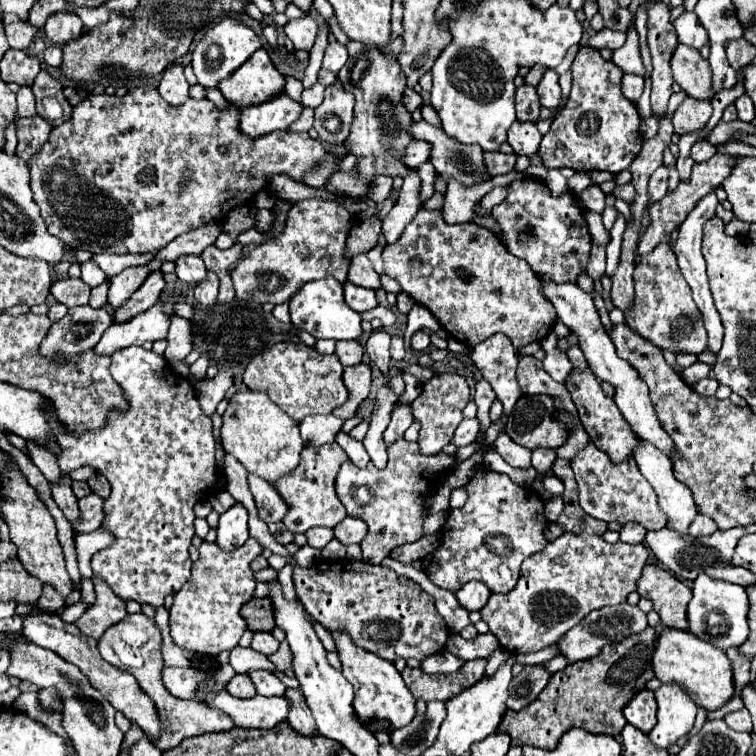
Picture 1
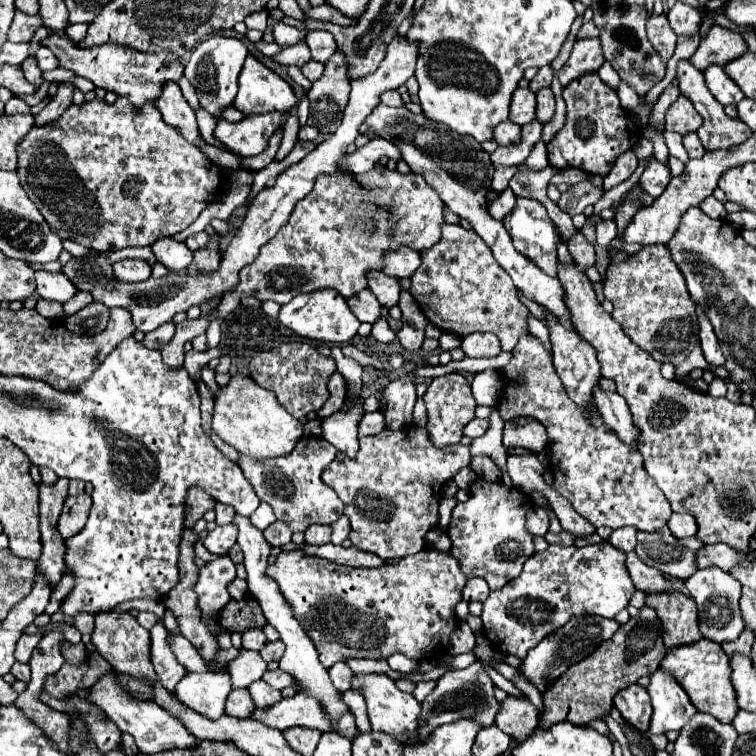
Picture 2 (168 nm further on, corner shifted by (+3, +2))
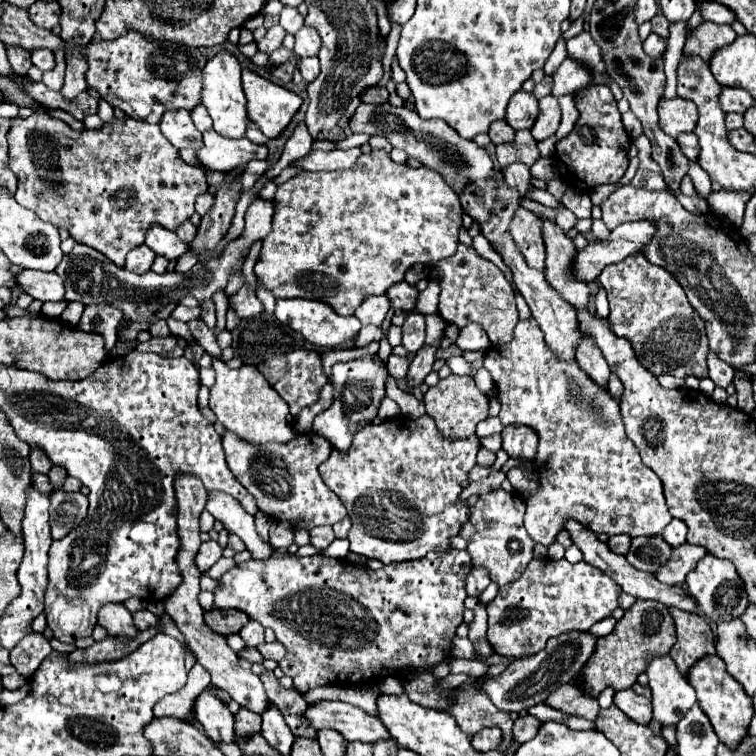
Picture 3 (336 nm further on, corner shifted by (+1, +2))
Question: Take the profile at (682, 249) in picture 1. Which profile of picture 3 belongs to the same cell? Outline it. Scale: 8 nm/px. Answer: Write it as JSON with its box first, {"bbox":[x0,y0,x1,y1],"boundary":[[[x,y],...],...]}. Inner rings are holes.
{"bbox":[708,353,734,389],"boundary":[[[708,353],[708,367],[710,367],[710,379],[712,379],[718,387],[726,389],[726,387],[732,383],[734,369],[732,369],[730,365],[726,365],[724,361],[718,361],[718,359],[714,357],[714,353]]]}

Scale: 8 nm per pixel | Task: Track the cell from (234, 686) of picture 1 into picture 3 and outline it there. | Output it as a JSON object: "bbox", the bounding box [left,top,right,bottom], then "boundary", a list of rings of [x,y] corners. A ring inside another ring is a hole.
{"bbox":[236,709,260,739],"boundary":[[[240,709],[240,713],[236,715],[236,735],[240,739],[246,739],[256,733],[260,733],[260,717],[256,713],[250,713],[248,709]]]}

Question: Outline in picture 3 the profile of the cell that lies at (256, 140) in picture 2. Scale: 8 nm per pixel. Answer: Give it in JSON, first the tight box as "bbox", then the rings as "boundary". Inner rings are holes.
{"bbox":[196,131,268,171],"boundary":[[[216,131],[204,133],[204,147],[196,151],[198,165],[204,171],[232,171],[246,165],[252,159],[266,159],[268,147],[256,145],[246,137],[240,141],[218,135]]]}

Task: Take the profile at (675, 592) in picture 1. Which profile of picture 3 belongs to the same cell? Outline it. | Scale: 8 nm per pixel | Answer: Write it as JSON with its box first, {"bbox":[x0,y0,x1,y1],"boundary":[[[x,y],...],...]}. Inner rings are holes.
{"bbox":[670,609,714,677],"boundary":[[[670,609],[676,623],[676,645],[670,651],[670,657],[676,661],[678,671],[688,677],[690,667],[706,655],[714,655],[714,633],[710,625],[700,615],[690,615],[680,609]]]}

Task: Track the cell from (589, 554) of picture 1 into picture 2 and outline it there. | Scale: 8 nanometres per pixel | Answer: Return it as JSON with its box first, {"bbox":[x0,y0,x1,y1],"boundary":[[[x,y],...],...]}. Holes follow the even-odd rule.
{"bbox":[482,541,636,659],"boundary":[[[608,541],[600,545],[584,545],[584,547],[548,545],[546,551],[534,553],[532,557],[526,559],[522,573],[512,583],[508,583],[500,591],[492,591],[488,601],[484,601],[484,611],[482,611],[484,635],[490,641],[492,649],[524,659],[530,649],[534,649],[544,637],[548,637],[558,627],[564,627],[572,617],[582,617],[582,615],[616,617],[628,605],[634,591],[636,587],[626,569],[626,553],[616,549],[614,545],[608,545]]]}

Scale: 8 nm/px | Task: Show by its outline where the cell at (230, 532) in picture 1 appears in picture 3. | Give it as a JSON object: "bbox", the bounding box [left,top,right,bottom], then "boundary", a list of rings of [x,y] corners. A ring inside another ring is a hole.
{"bbox":[194,539,222,575],"boundary":[[[210,539],[210,541],[206,541],[206,543],[200,545],[200,551],[196,553],[194,563],[196,563],[198,571],[204,575],[204,573],[208,573],[208,569],[210,569],[220,557],[222,557],[222,547],[220,547],[216,541]]]}

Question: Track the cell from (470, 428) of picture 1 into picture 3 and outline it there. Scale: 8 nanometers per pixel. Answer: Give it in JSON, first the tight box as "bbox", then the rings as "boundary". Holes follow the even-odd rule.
{"bbox":[476,417,504,437],"boundary":[[[488,417],[484,419],[482,423],[478,423],[478,429],[476,429],[476,437],[488,437],[488,435],[494,435],[494,433],[500,433],[504,427],[500,423],[500,417]]]}

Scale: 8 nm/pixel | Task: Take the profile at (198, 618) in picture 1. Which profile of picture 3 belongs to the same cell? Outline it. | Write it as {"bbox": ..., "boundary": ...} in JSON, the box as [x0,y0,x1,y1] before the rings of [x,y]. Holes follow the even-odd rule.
{"bbox":[321,539,350,559],"boundary":[[[335,539],[321,554],[335,559],[344,559],[350,552],[348,539]]]}

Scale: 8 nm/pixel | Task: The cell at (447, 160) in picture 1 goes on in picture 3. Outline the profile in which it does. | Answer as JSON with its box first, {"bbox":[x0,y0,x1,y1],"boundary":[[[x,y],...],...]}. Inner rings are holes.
{"bbox":[350,103,492,193],"boundary":[[[390,103],[384,105],[358,105],[354,117],[350,119],[352,133],[368,133],[368,135],[382,135],[386,137],[396,149],[406,151],[410,157],[416,157],[428,169],[434,169],[444,177],[444,181],[456,191],[462,193],[466,187],[466,177],[490,177],[492,175],[492,159],[488,157],[486,149],[478,147],[474,141],[466,141],[450,129],[444,121],[430,119],[424,121],[418,117],[414,109],[408,107],[392,107]]]}

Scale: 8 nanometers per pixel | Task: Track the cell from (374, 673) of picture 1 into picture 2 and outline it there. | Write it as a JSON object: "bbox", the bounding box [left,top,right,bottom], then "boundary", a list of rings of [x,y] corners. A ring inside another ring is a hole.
{"bbox":[350,673,420,743],"boundary":[[[360,673],[360,675],[354,675],[352,683],[350,683],[350,689],[356,689],[364,695],[366,707],[368,707],[368,719],[370,719],[374,731],[388,733],[388,735],[396,737],[402,743],[406,743],[410,737],[416,737],[420,703],[414,699],[414,695],[400,691],[396,687],[396,683],[386,673]]]}

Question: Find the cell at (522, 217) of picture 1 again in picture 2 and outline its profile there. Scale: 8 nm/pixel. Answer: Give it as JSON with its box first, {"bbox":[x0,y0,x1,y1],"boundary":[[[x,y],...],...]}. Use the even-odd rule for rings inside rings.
{"bbox":[502,197,560,277],"boundary":[[[516,197],[516,205],[514,209],[502,219],[506,231],[512,237],[514,247],[518,249],[518,253],[522,253],[526,259],[530,259],[532,263],[536,263],[546,275],[556,277],[558,275],[558,243],[560,243],[560,233],[556,231],[556,225],[552,223],[552,219],[548,217],[544,205],[536,199],[526,199],[526,197]]]}

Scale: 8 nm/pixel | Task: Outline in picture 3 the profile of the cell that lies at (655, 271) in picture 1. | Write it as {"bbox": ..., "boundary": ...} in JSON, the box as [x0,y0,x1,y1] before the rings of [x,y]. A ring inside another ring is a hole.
{"bbox":[600,253,708,377],"boundary":[[[640,253],[626,257],[602,271],[600,285],[608,293],[610,315],[608,323],[612,333],[632,343],[638,361],[654,375],[670,373],[674,377],[708,377],[708,341],[702,319],[694,313],[694,307],[686,301],[686,293],[670,273],[648,265]]]}

